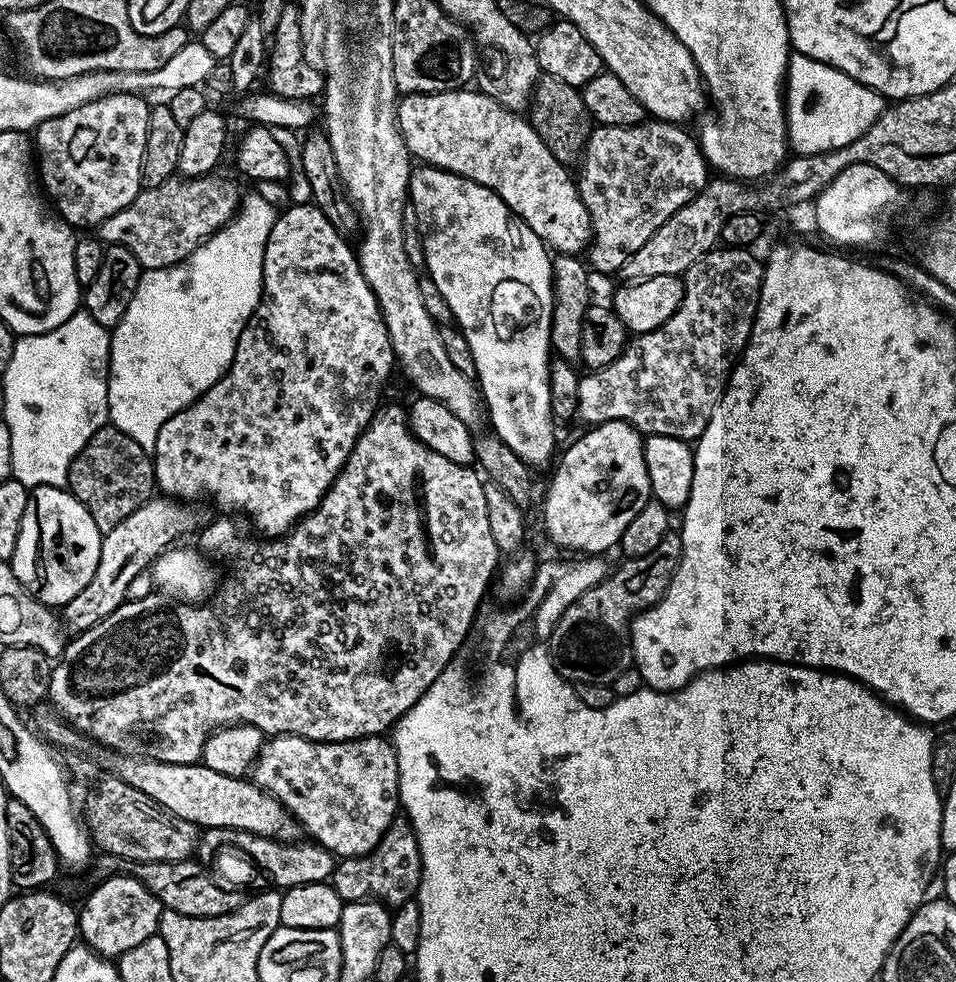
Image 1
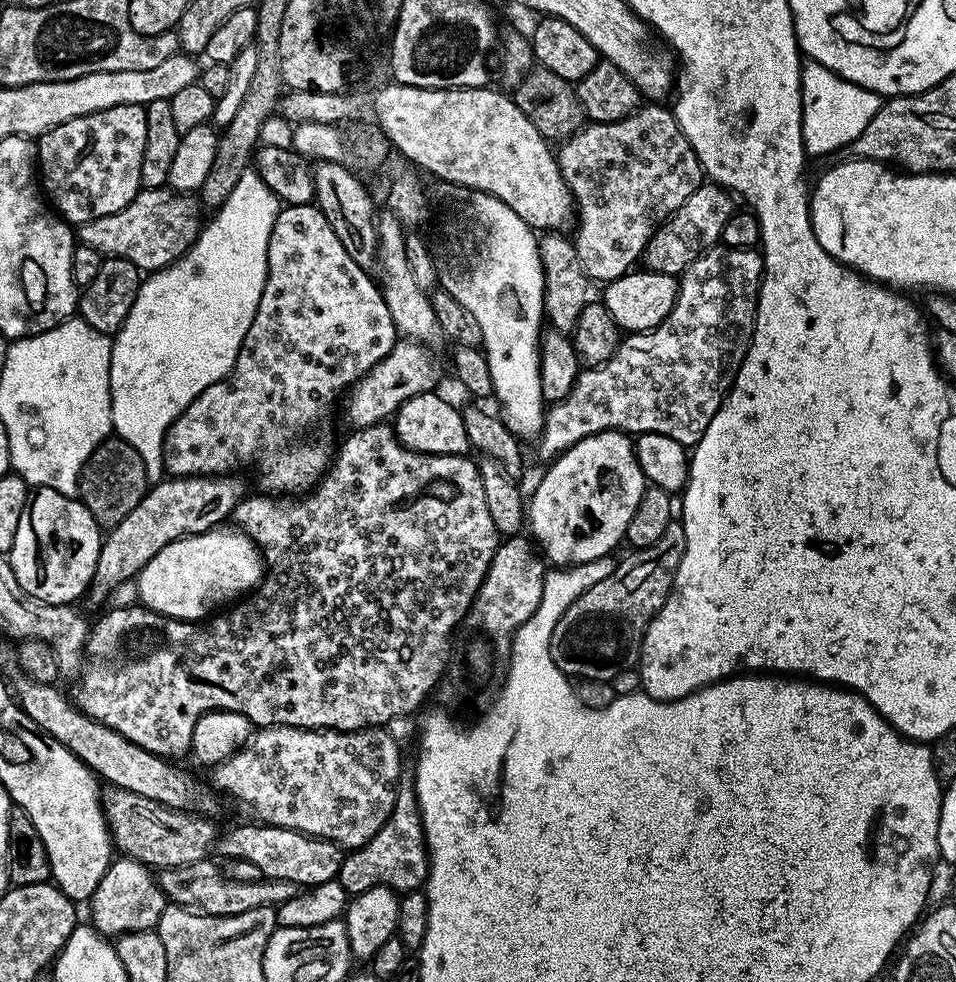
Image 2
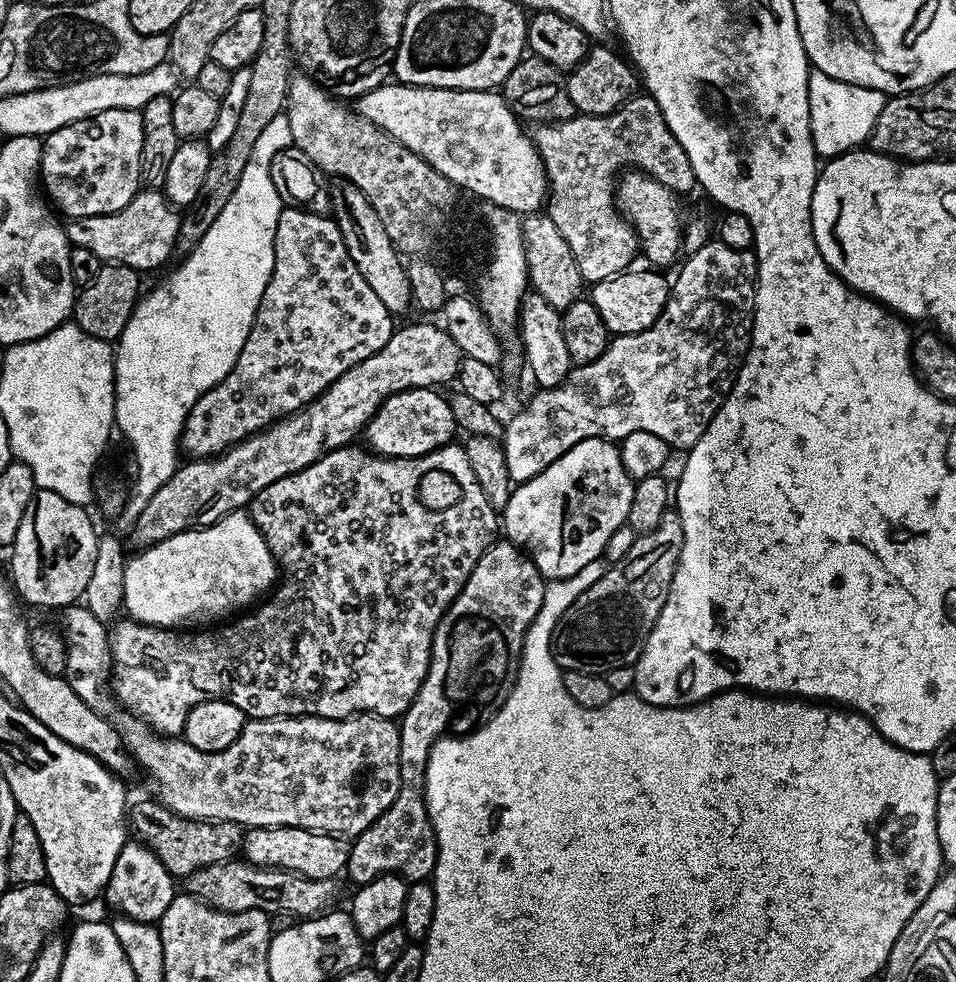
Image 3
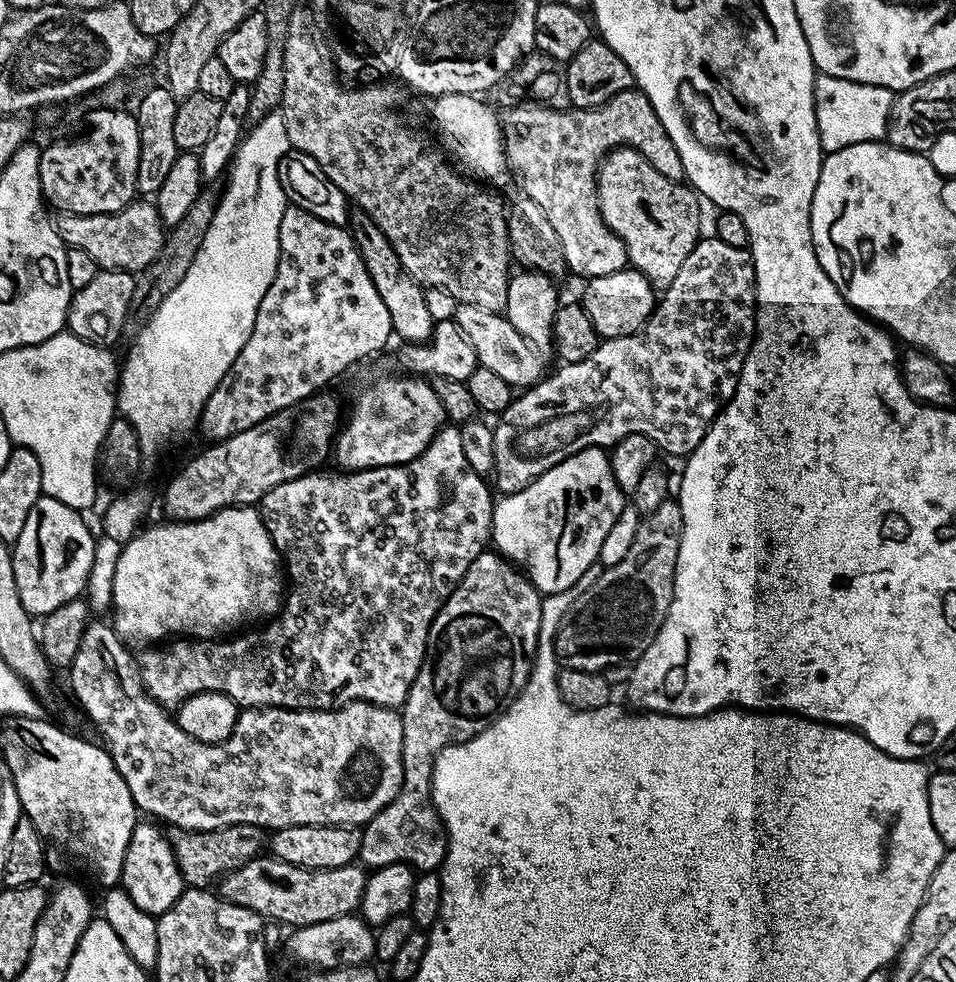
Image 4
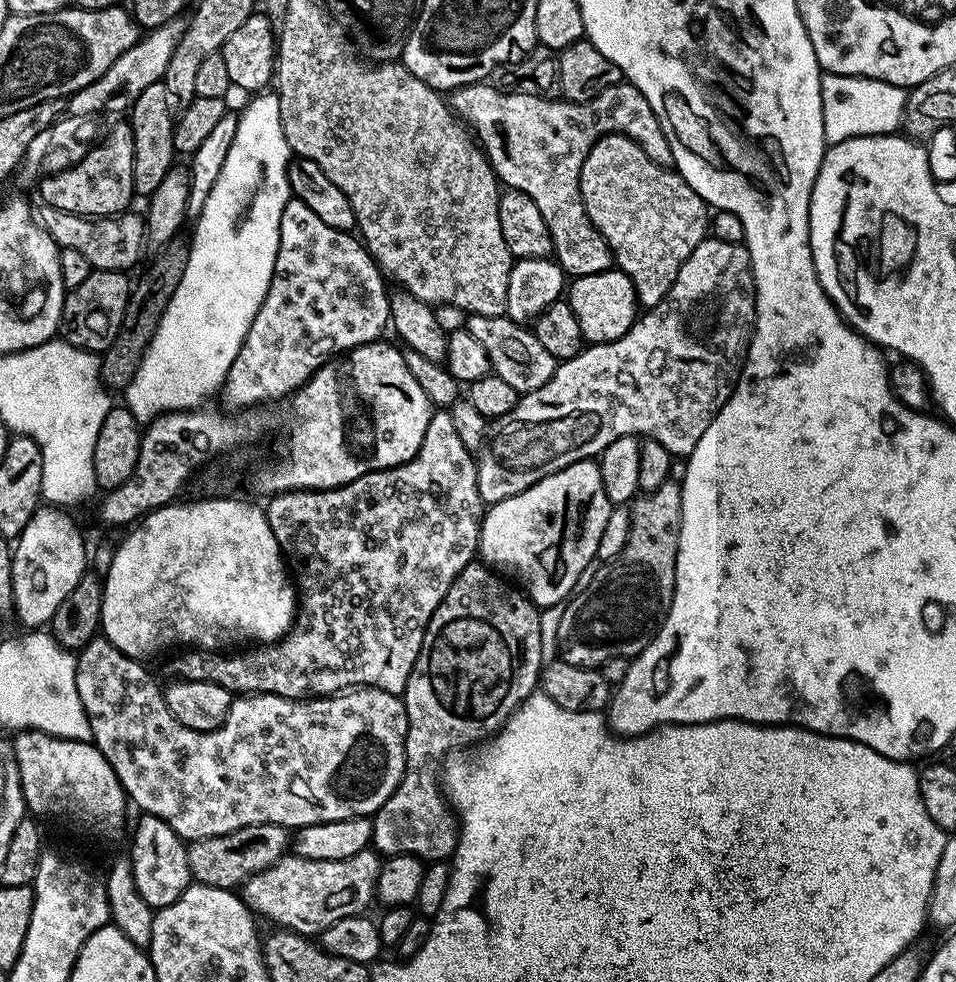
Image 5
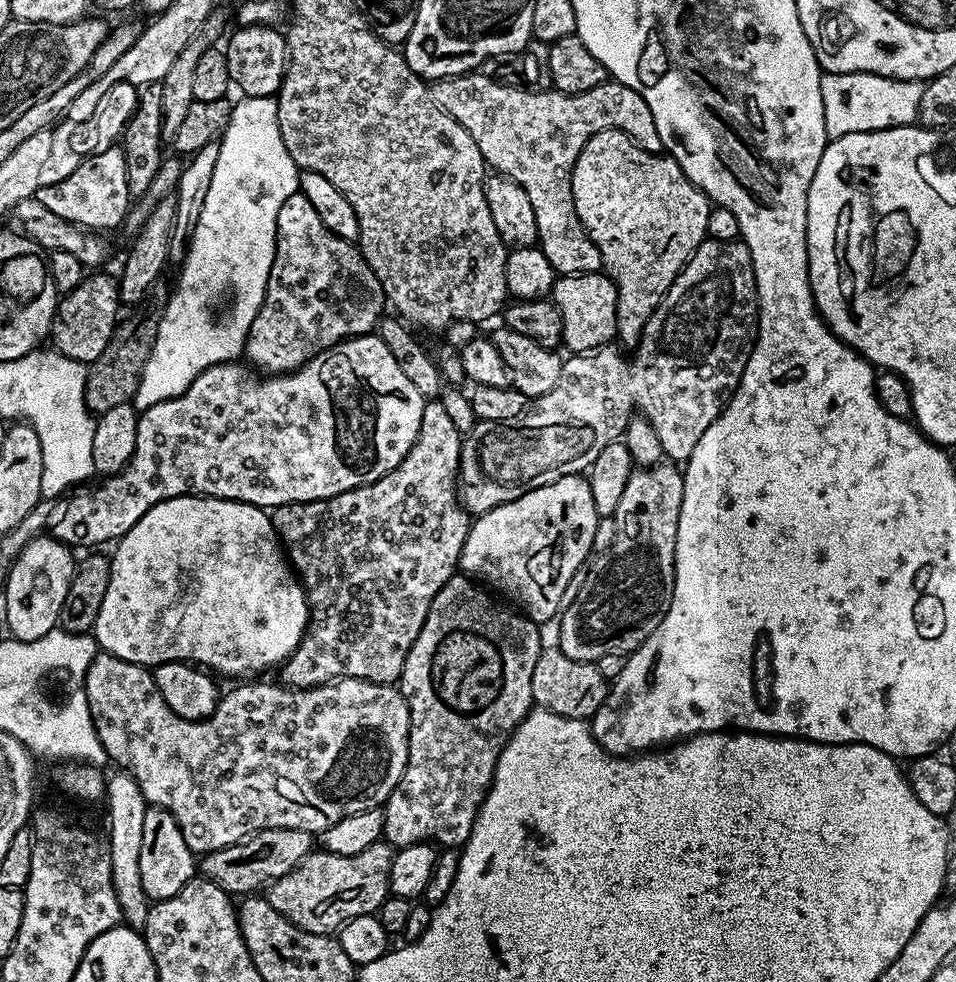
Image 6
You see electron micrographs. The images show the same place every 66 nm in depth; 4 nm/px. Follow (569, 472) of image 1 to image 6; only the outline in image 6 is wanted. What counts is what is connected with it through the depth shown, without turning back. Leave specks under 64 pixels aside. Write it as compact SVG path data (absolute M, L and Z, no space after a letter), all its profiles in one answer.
M587 475L563 476L558 482L531 488L514 502L479 513L468 529L460 568L493 589L509 592L523 615L543 622L561 611L576 571L592 552L600 524Z

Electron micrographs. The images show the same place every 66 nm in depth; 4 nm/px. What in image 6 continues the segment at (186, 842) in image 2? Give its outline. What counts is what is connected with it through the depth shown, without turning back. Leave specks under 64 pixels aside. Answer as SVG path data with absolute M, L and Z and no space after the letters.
M263 828L245 840L234 842L220 850L205 852L199 857L198 872L203 879L214 882L222 891L243 898L267 889L278 878L290 874L309 852L313 851L313 833L293 828Z

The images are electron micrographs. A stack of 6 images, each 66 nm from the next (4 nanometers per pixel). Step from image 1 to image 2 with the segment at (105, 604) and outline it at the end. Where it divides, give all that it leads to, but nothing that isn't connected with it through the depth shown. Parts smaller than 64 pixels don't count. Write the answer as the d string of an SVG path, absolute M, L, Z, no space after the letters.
M225 474L223 476L178 476L175 478L164 478L153 483L147 494L103 537L96 569L92 575L91 585L86 593L87 599L100 604L119 584L124 584L139 576L140 571L158 554L160 548L165 548L170 542L181 540L184 536L196 536L199 532L208 532L211 528L223 525L232 515L239 500L246 495L244 484L239 480L239 475Z

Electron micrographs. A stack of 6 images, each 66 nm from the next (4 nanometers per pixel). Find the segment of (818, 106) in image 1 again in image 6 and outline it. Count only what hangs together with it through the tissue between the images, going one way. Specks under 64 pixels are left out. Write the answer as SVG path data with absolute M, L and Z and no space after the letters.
M824 72L820 78L820 89L826 134L835 138L902 124L915 125L920 115L924 84L918 80L891 80L869 72Z

